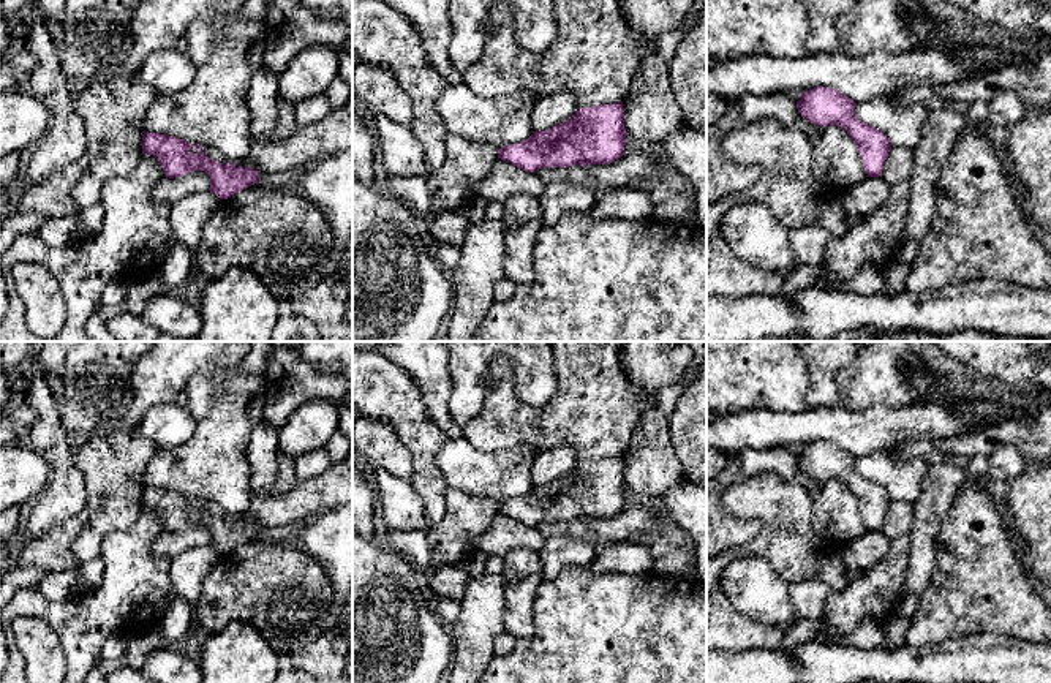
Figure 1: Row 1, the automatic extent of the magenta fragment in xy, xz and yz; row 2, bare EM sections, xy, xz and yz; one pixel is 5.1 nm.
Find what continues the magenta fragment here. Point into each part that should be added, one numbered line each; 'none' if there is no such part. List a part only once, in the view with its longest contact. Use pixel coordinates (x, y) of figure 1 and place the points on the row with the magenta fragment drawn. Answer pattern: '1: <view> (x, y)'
none

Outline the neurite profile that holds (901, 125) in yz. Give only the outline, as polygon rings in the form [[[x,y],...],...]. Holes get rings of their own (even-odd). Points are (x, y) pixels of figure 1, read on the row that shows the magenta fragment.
[[[876,96],[857,103],[855,114],[861,122],[879,128],[891,145],[914,150],[929,111],[925,103],[899,108],[888,96]]]

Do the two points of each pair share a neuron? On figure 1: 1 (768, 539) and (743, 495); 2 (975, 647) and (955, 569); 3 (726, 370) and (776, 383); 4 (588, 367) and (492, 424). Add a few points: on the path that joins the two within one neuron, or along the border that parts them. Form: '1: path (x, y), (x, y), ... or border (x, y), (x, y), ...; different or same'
1: path (768, 528), (768, 520), (754, 506); same
2: border (1009, 636), (996, 633), (966, 634), (936, 644); different
3: path (738, 370), (764, 370); same
4: path (572, 394), (542, 424), (519, 424); same

